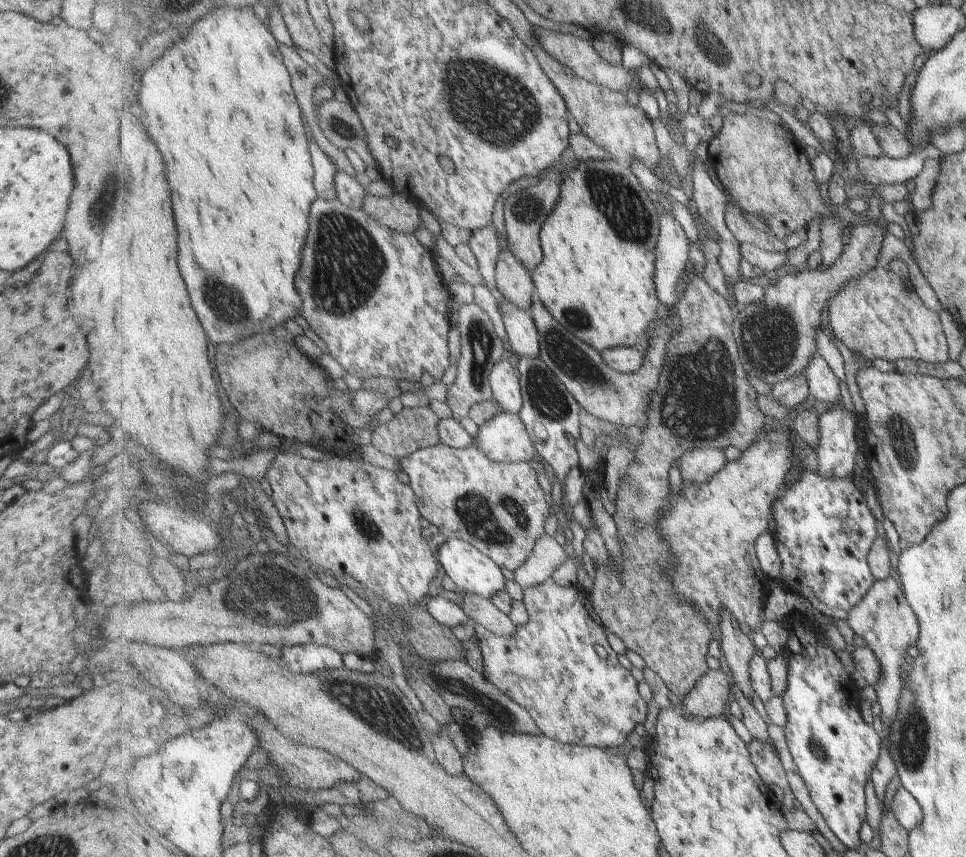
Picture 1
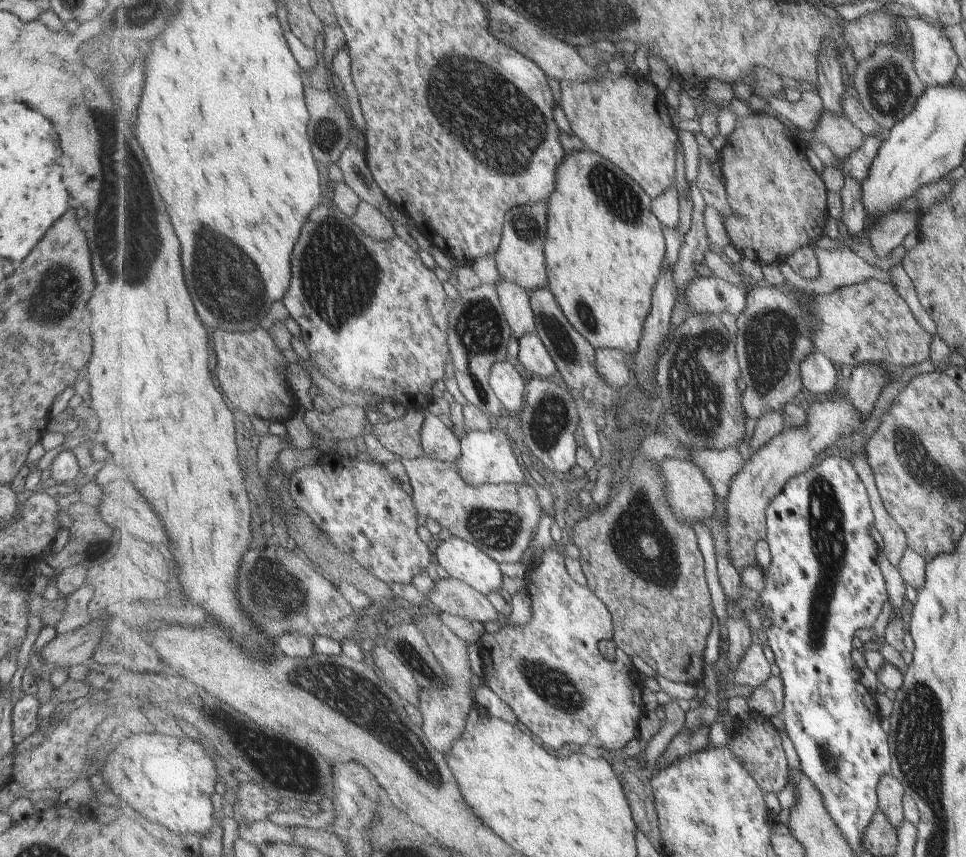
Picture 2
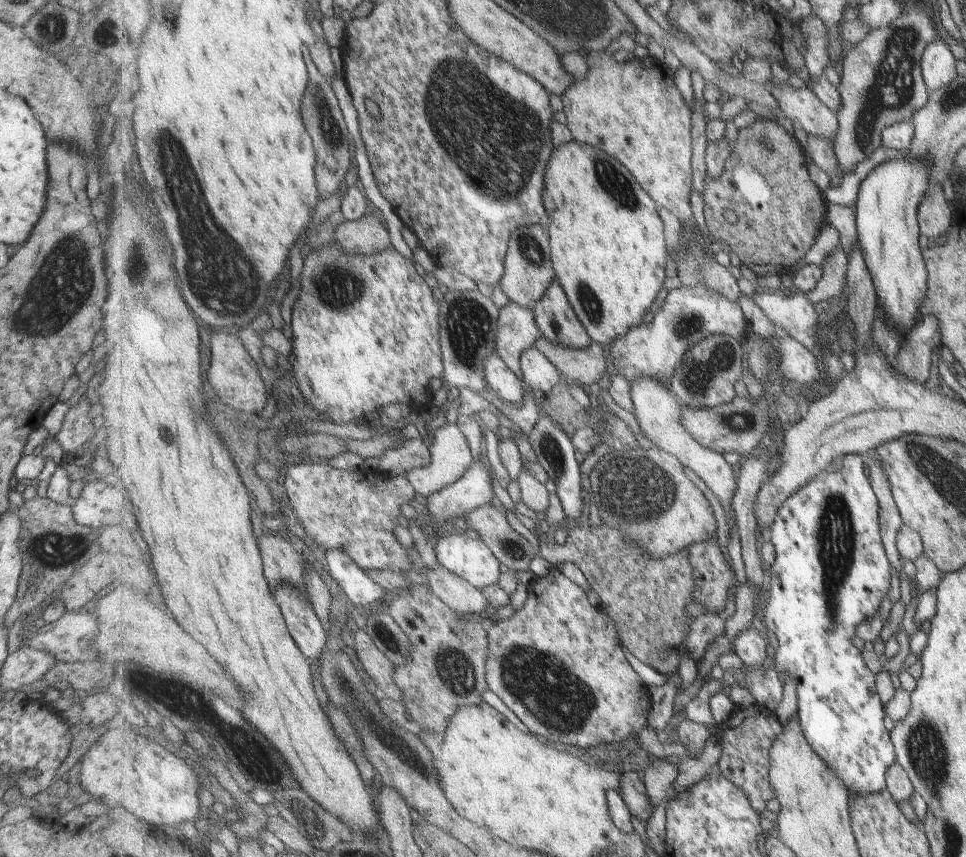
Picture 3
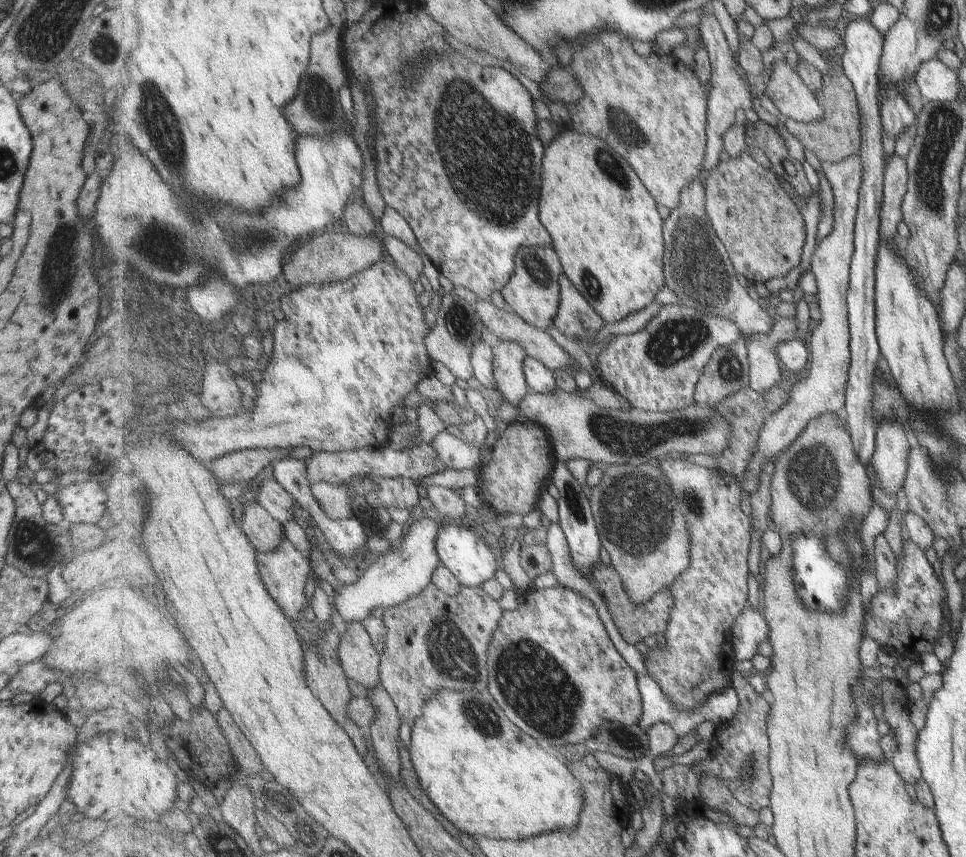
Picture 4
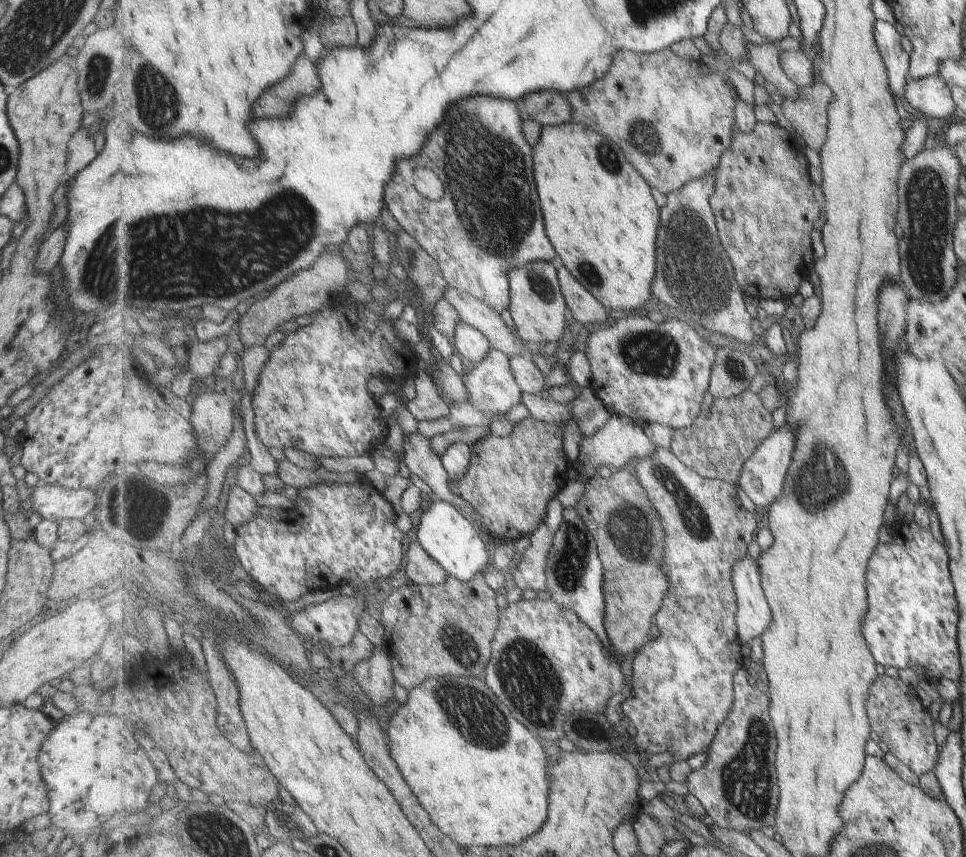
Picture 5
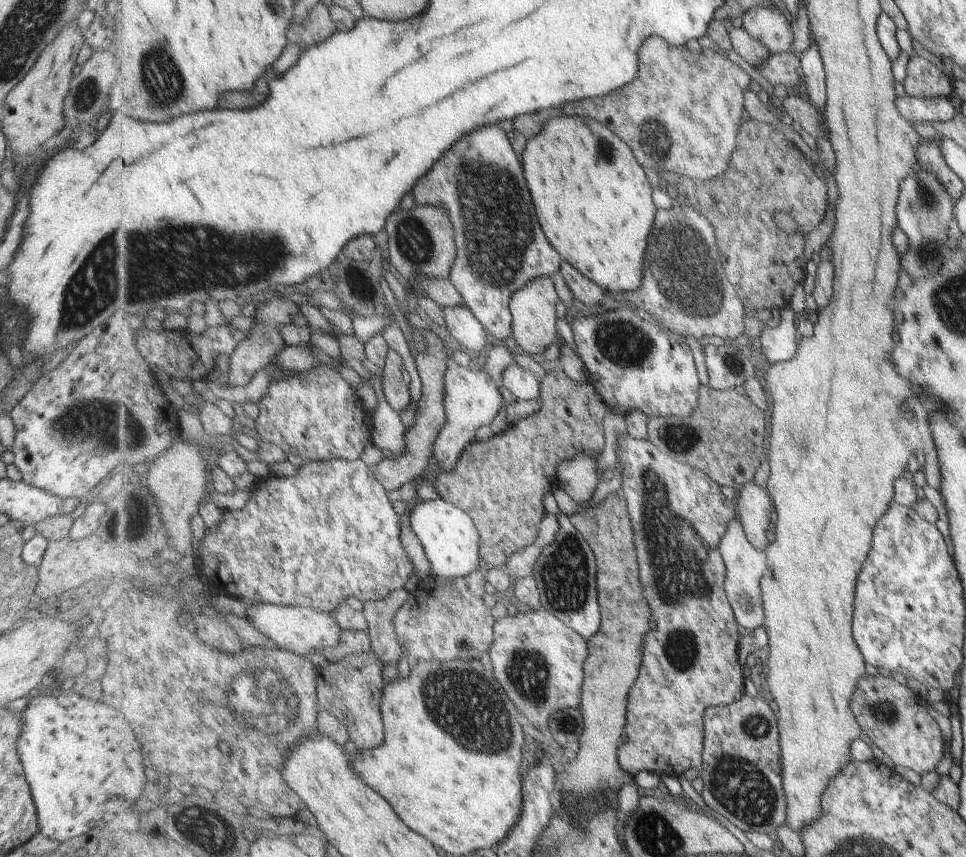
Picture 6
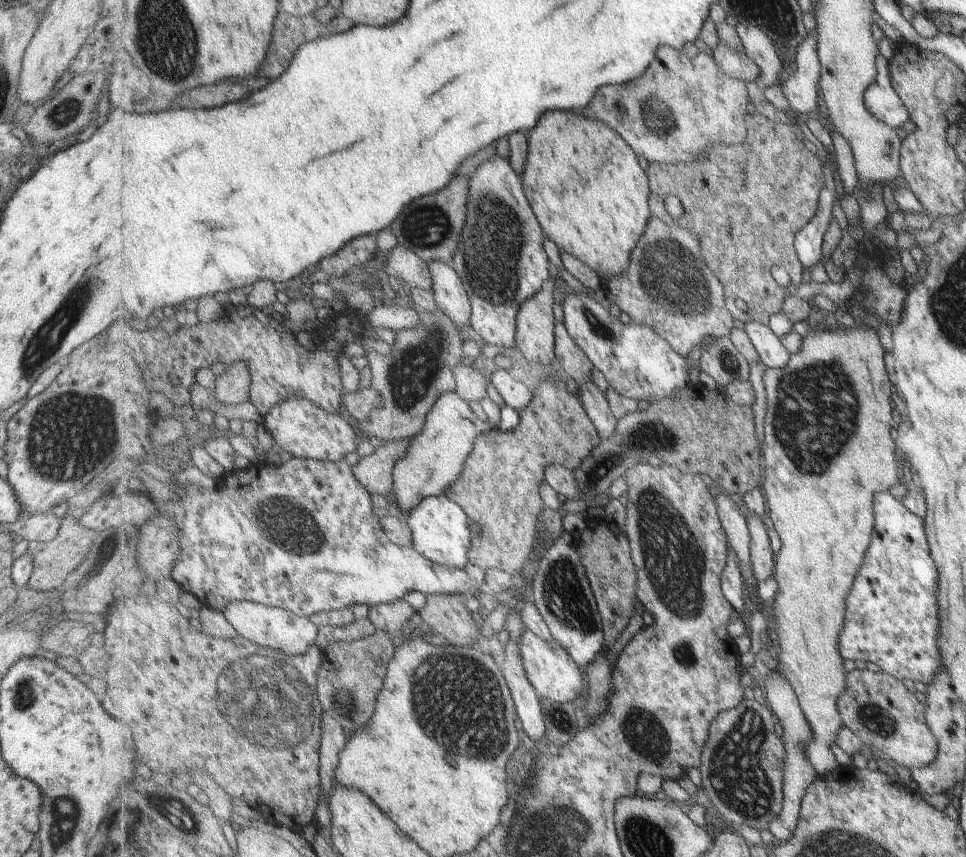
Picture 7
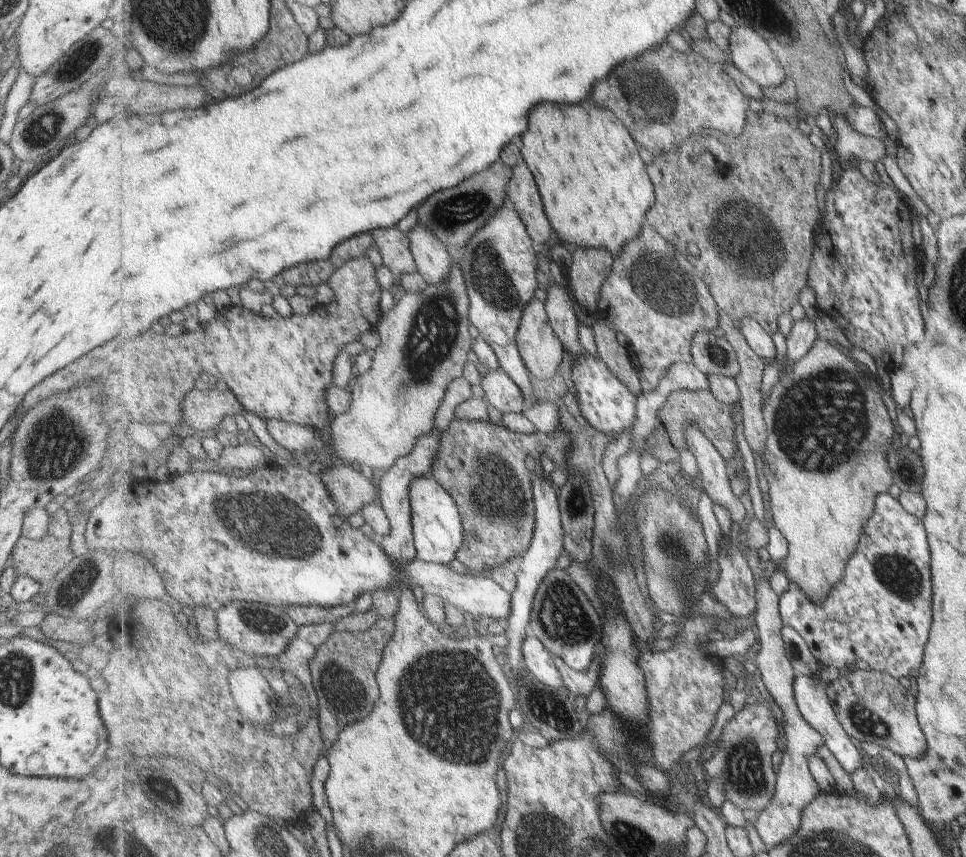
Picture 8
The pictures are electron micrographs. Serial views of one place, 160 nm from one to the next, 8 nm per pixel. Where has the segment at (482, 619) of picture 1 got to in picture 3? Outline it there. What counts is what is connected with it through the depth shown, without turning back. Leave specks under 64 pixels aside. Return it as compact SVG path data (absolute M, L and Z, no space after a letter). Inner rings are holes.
M439 565L428 568L428 580L433 592L453 610L459 613L478 614L491 609L491 604L483 596L480 589L475 588L467 580Z

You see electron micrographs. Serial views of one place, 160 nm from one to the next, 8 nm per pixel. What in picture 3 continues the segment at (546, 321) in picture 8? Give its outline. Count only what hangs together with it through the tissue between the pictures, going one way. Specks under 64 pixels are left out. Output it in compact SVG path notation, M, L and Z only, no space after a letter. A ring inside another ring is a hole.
M533 226L533 228L513 230L505 262L506 272L499 285L505 290L510 300L521 304L523 308L533 310L557 279L555 268L553 268L551 248L549 248L549 228Z

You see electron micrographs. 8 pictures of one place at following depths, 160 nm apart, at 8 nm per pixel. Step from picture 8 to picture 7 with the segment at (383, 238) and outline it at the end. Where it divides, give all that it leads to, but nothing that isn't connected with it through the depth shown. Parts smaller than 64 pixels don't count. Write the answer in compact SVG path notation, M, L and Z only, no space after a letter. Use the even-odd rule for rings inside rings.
M397 244L387 256L385 268L388 275L402 278L407 287L417 287L432 292L432 274L426 260L417 251Z

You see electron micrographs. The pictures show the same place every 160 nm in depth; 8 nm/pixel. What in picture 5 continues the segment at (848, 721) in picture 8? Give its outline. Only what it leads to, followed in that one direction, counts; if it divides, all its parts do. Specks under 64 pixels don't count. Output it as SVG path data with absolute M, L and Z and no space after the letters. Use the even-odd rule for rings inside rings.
M881 675L869 685L866 706L869 726L875 730L879 740L918 777L933 772L934 764L937 764L938 747L933 740L933 722L917 697L915 690L911 692L911 685L903 684L897 677Z

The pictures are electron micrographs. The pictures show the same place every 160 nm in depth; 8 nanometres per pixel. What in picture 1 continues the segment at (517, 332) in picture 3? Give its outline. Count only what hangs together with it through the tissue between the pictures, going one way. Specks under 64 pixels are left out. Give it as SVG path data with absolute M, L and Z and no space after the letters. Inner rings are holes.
M503 244L496 268L496 279L501 296L515 306L530 312L537 290L532 272Z

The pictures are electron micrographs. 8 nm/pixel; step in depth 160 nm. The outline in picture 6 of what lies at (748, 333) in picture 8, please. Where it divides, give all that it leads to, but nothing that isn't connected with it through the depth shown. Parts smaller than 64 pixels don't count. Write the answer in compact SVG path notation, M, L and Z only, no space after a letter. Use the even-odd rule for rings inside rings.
M785 307L781 309L781 322L777 325L769 322L763 328L759 328L758 335L761 344L761 351L770 363L787 362L794 357L797 343L796 315Z

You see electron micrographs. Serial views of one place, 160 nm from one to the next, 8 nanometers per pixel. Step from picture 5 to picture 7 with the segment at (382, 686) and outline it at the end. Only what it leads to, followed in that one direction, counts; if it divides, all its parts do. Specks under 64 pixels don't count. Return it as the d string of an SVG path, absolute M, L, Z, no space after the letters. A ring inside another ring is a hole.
M403 599L390 603L372 605L369 608L369 617L377 626L377 630L389 631L391 636L399 634L403 619L413 616L413 608Z

